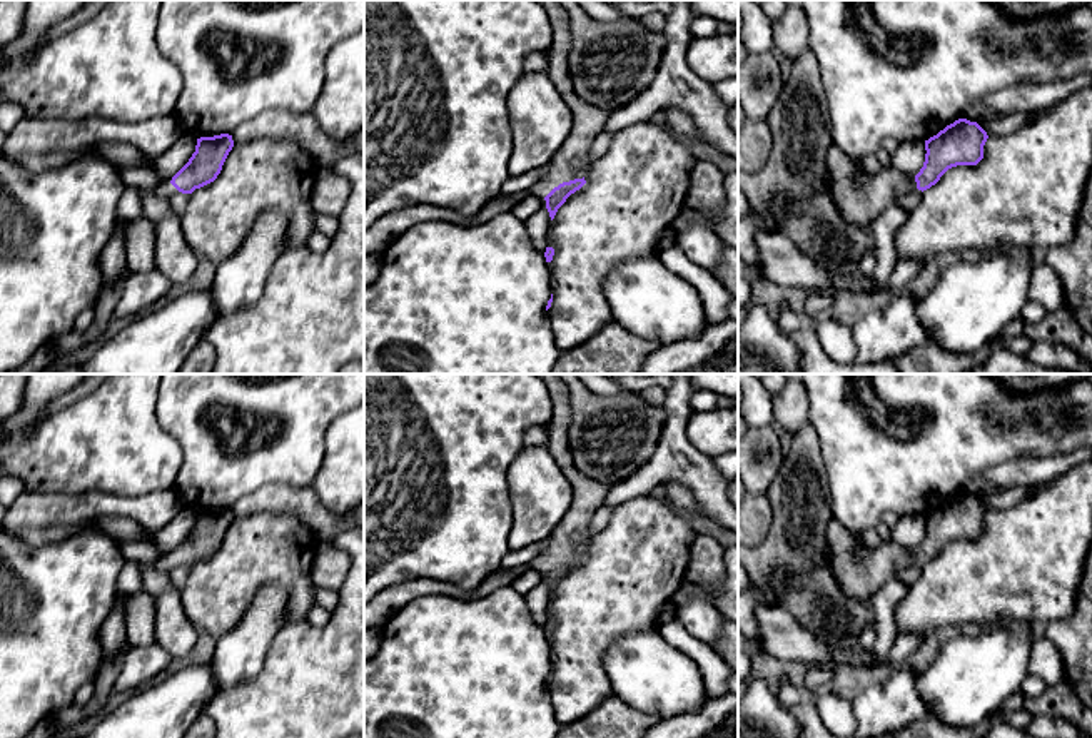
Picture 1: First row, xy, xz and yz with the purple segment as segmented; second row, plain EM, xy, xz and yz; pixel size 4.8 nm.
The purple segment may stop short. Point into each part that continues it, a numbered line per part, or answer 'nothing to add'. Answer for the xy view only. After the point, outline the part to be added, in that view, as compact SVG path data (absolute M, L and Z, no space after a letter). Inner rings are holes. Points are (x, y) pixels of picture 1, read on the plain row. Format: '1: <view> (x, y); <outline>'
1: xy (166, 565); M164 558L164 559L159 559L155 563L157 569L162 571L162 573L170 573L174 568L177 568L179 564L172 559L172 558Z

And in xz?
1: xz (571, 535); M534 374L544 381L553 401L548 447L573 488L573 499L561 523L551 531L546 548L531 561L531 568L546 571L563 556L586 551L594 513L604 504L609 488L588 479L574 468L568 446L571 422L569 386L558 374Z

